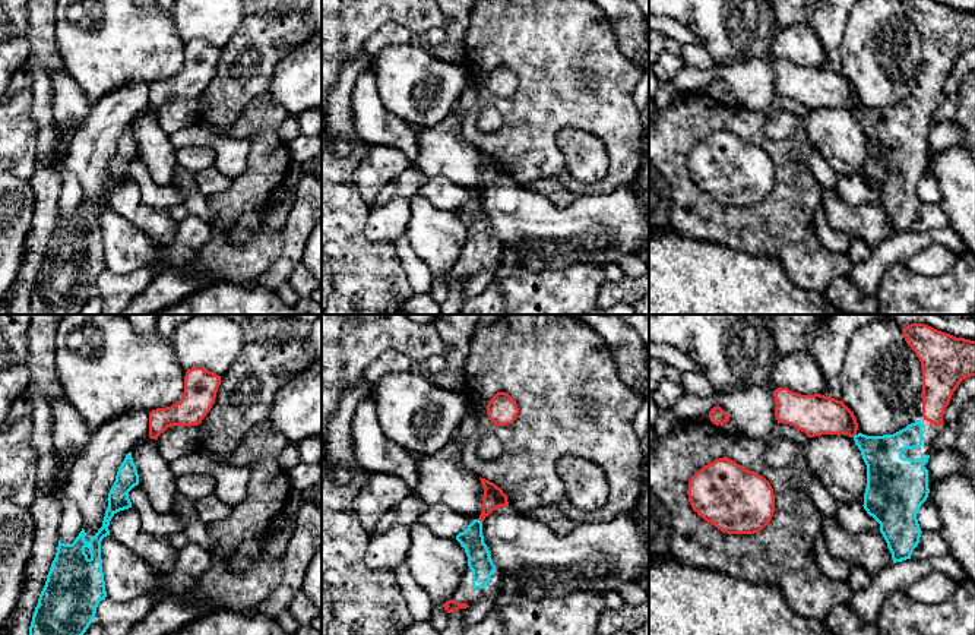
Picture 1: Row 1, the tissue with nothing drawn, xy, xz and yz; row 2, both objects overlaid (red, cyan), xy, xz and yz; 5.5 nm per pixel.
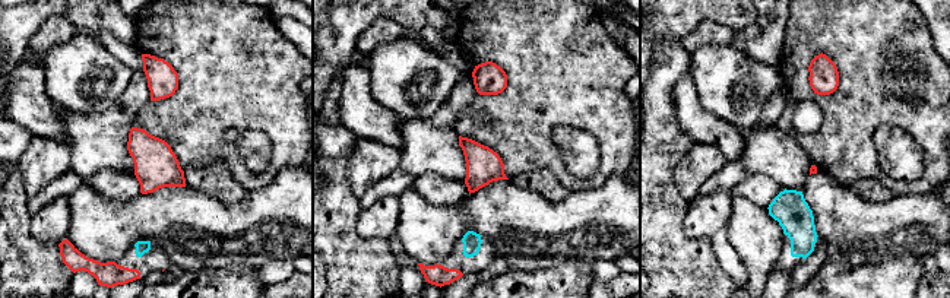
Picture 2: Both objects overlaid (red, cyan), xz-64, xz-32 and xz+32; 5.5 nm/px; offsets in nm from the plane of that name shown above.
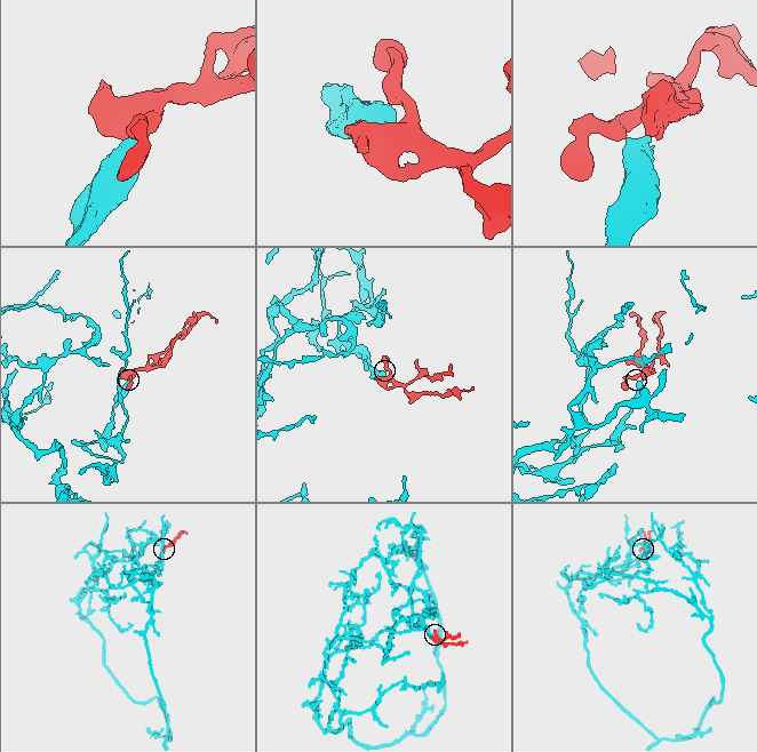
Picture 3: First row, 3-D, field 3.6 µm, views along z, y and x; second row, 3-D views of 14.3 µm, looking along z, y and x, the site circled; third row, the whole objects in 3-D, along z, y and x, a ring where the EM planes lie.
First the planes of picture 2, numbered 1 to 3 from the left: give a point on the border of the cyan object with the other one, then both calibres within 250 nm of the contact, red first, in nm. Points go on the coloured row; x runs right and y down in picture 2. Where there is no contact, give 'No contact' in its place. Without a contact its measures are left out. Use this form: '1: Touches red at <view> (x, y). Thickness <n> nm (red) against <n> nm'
1: No contact
2: No contact
3: No contact

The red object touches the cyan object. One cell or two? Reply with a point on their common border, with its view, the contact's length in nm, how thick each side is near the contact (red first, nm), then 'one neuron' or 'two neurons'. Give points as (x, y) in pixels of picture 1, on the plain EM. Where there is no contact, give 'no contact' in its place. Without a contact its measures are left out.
meets red in xz at (480, 192); contact 30 nm long; 120 nm thick on the red side, 130 nm on the other; one neuron

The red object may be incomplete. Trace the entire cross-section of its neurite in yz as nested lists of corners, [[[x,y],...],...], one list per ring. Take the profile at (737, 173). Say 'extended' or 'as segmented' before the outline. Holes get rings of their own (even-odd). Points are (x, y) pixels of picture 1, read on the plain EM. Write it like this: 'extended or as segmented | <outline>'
as segmented | [[[726,129],[700,140],[687,167],[693,183],[726,206],[759,205],[775,184],[770,155]]]

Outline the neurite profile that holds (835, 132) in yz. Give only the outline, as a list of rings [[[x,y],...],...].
[[[846,107],[814,108],[800,120],[800,126],[838,176],[860,174],[864,177],[867,138],[854,110]]]

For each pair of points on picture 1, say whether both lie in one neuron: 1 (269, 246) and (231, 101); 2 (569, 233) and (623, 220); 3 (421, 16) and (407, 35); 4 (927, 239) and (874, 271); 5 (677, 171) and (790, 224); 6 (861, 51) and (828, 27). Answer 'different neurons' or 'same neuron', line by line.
1: different neurons
2: same neuron
3: different neurons
4: same neuron
5: same neuron
6: different neurons

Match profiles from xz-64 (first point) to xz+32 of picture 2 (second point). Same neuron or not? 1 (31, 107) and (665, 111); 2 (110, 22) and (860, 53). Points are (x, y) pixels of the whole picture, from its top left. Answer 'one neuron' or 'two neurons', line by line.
1: two neurons
2: two neurons

